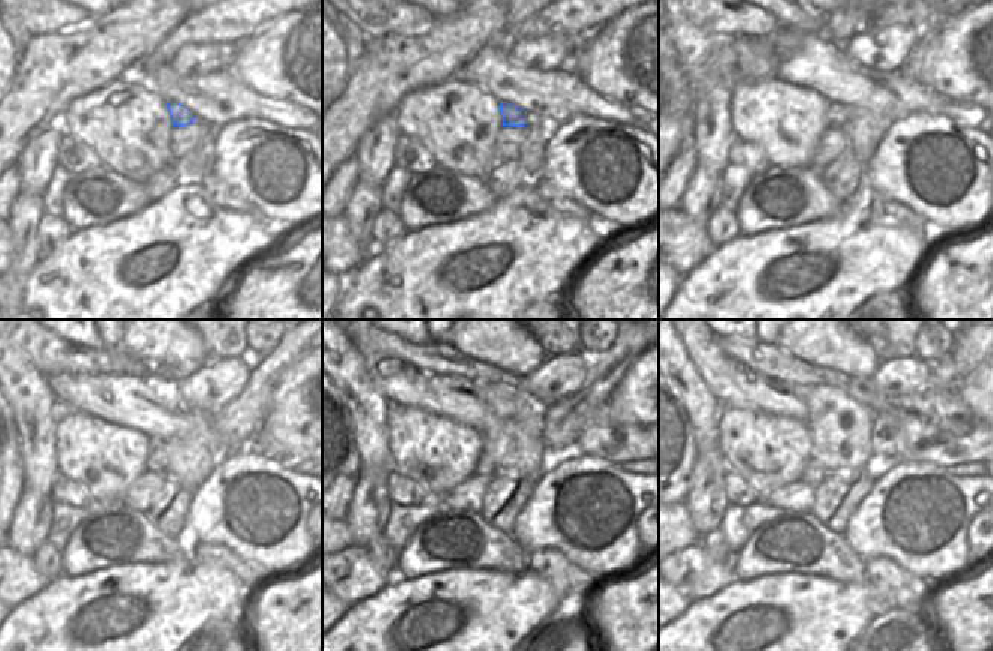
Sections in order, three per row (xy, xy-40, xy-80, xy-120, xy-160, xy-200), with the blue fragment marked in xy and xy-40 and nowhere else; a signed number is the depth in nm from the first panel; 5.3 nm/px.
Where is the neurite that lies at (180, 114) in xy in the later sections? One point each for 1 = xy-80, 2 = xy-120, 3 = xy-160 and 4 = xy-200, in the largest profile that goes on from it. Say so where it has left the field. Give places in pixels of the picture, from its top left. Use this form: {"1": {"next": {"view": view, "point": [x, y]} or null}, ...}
{"1": {"next": {"view": "xy-80", "point": [839, 114]}}, "2": {"next": {"view": "xy-120", "point": [155, 462]}}, "3": {"next": {"view": "xy-160", "point": [485, 467]}}, "4": {"next": {"view": "xy-200", "point": [813, 473]}}}

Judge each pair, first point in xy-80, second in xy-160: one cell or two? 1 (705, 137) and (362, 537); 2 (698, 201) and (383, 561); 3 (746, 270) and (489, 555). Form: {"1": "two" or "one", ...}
{"1": "two", "2": "two", "3": "two"}

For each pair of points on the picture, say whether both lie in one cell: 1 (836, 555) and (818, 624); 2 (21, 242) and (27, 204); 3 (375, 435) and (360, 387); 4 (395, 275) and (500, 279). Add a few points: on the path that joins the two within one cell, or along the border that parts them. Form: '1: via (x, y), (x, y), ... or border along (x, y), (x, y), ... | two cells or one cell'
1: border along (795, 572), (824, 575), (837, 581), (864, 582) | two cells
2: via (24, 233), (26, 213) | one cell
3: via (369, 423), (369, 407), (363, 399) | one cell
4: via (420, 291), (474, 290) | one cell

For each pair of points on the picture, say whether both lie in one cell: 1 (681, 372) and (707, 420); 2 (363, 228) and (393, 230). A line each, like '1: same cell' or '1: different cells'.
1: same cell
2: different cells

